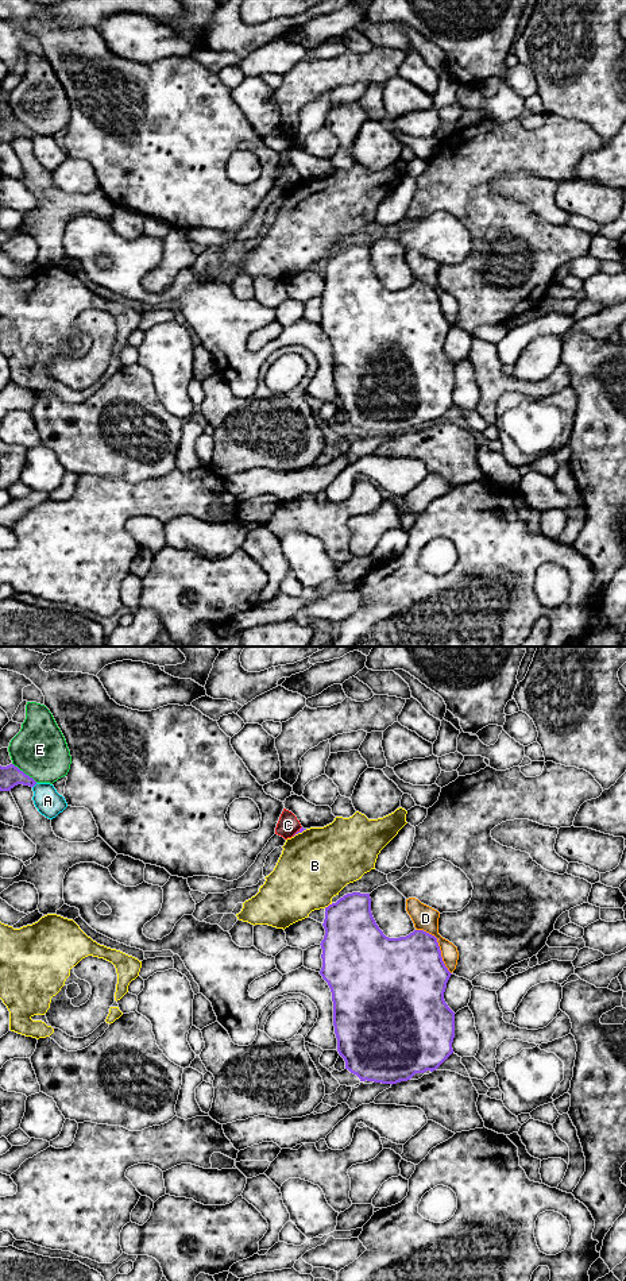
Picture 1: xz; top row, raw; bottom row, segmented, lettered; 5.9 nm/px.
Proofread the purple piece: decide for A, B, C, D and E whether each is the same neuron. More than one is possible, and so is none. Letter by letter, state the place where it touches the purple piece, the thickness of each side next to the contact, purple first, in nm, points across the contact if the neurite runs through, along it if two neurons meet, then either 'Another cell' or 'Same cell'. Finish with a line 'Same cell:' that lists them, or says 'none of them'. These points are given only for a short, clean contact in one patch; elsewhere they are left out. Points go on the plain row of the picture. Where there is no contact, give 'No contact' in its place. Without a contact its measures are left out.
A: Touches purple at xz (34, 137). Thickness 130 nm (purple) against 160 nm. Boundary: xz (37, 135), (33, 139). Another cell
B: Touches purple at xz (329, 257). Thickness 340 nm (purple) against 420 nm. Another cell
C: Touches purple at xz (297, 184). Thickness 20 nm (purple) against 130 nm. Boundary: xz (301, 178), (292, 188). Another cell
D: Touches purple at xz (439, 298). Thickness 460 nm (purple) against 150 nm. Another cell
E: Touches purple at xz (23, 124). Thickness 130 nm (purple) against 320 nm. Another cell
Same cell: none of them

